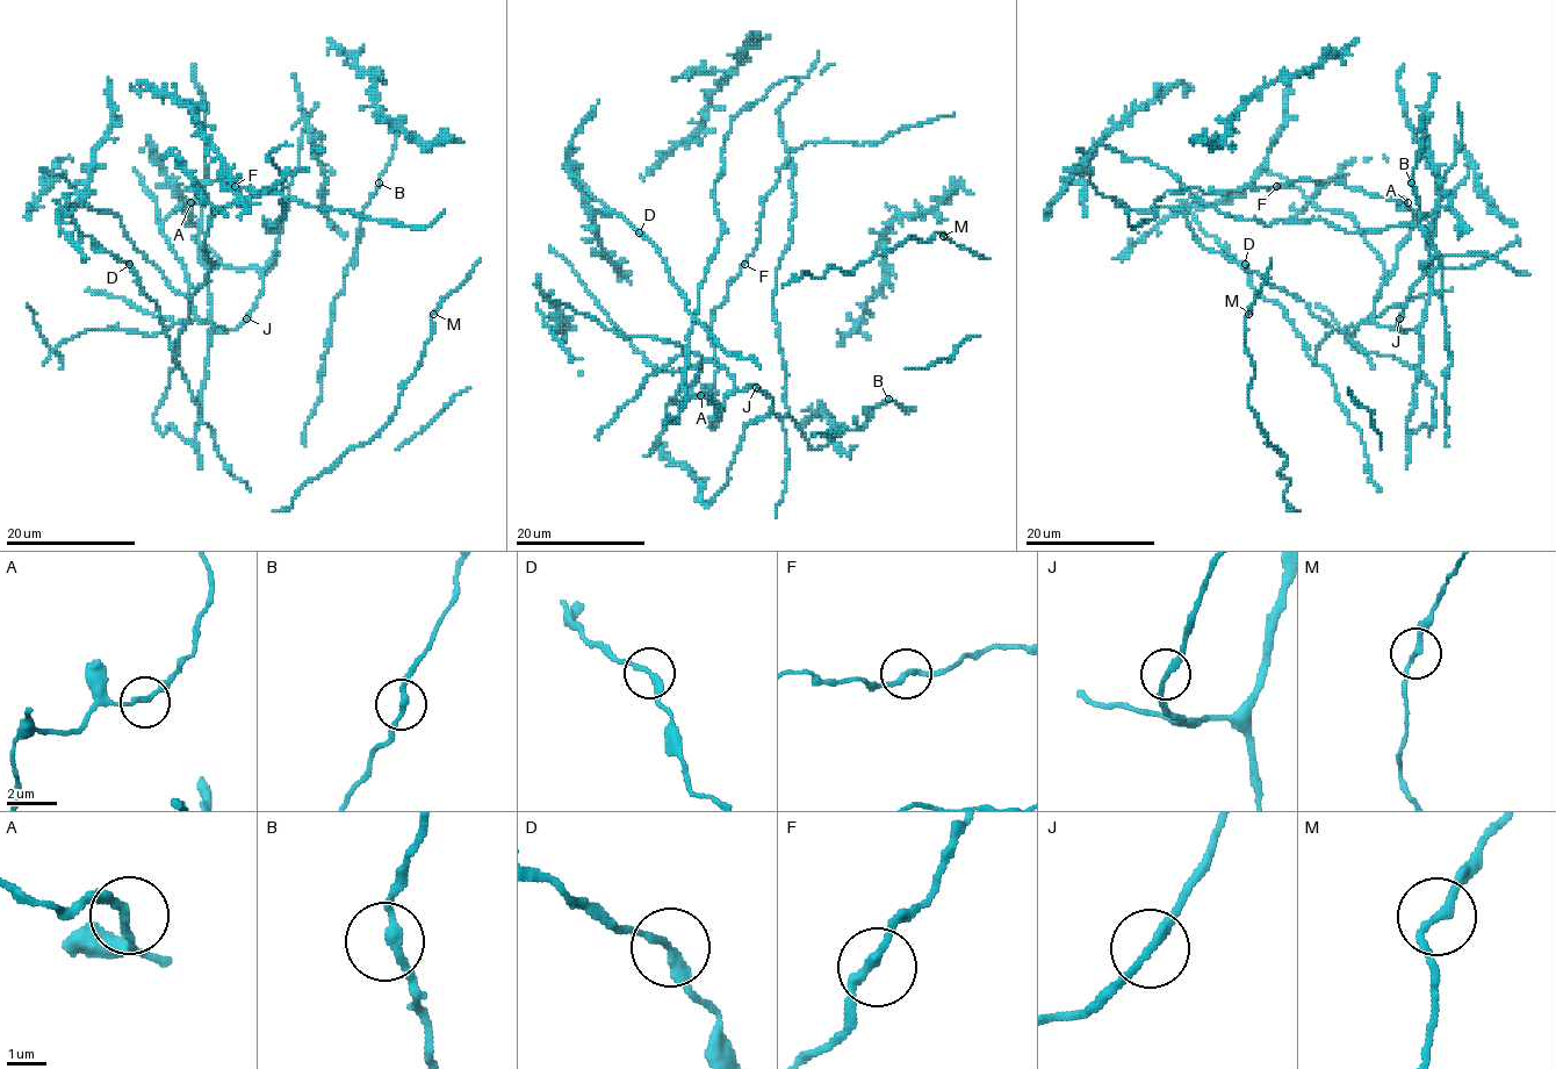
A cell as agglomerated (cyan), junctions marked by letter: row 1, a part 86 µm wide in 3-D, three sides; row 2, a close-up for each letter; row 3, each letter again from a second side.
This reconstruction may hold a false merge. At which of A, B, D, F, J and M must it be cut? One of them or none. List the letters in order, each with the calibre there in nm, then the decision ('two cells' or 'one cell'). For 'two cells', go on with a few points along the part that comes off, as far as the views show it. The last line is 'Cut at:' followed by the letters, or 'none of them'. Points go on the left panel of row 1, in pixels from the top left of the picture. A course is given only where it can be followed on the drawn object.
A: 200 nm | one cell
B: 200 nm | one cell
D: 220 nm | one cell
F: 200 nm | one cell
J: 200 nm | one cell
M: 200 nm | one cell
Cut at: none of them

